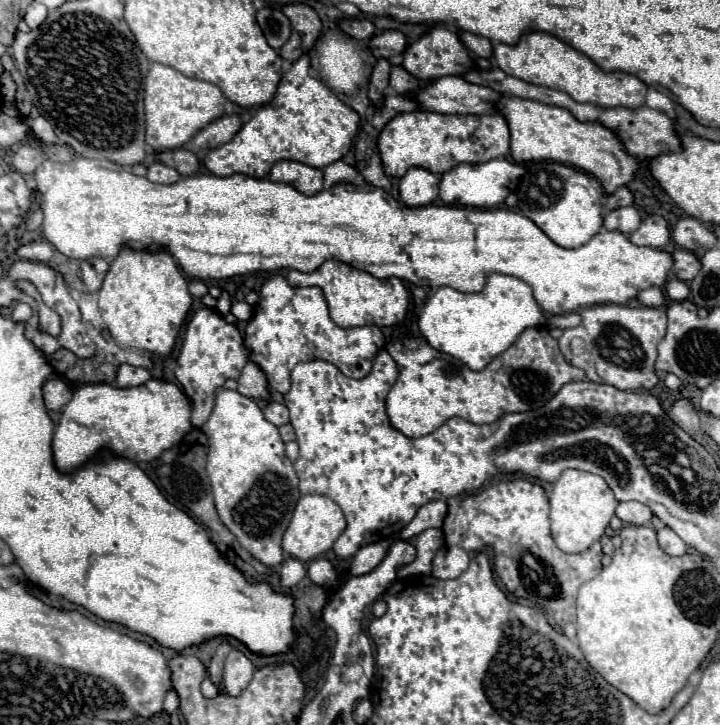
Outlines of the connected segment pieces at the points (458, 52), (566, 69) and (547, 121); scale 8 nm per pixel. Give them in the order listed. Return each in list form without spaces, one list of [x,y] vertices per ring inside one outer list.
[[[433,27],[433,31],[427,31],[417,41],[407,45],[407,49],[403,51],[401,67],[421,81],[433,81],[433,79],[447,77],[447,75],[463,75],[469,69],[473,69],[475,63],[473,63],[473,57],[469,55],[469,51],[459,41],[457,33],[453,33],[445,27]]]
[[[525,31],[515,45],[499,43],[493,47],[493,61],[501,71],[513,75],[521,81],[543,85],[549,89],[565,91],[579,103],[595,103],[601,107],[639,107],[645,103],[647,85],[639,81],[635,75],[623,71],[601,71],[587,55],[569,47],[567,43],[559,41],[551,33],[545,31]]]
[[[501,97],[497,101],[497,111],[509,123],[511,157],[517,163],[549,160],[573,165],[589,175],[595,175],[609,195],[617,187],[627,185],[637,171],[637,161],[627,155],[613,131],[599,123],[581,123],[563,107],[551,107],[531,99]]]

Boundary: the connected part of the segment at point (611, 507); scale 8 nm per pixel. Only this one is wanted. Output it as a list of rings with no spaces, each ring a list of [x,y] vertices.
[[[567,469],[559,481],[553,485],[551,493],[551,535],[557,543],[557,547],[563,553],[583,553],[589,549],[595,541],[599,541],[609,527],[611,517],[615,515],[617,499],[613,491],[607,487],[603,477],[587,473],[587,471],[577,471],[577,469]]]

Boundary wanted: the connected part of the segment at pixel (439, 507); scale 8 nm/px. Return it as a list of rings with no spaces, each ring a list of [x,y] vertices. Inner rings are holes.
[[[431,501],[431,503],[427,503],[427,505],[423,505],[423,507],[417,511],[417,515],[413,517],[413,521],[401,529],[399,539],[409,541],[411,537],[419,535],[421,531],[425,531],[425,529],[429,529],[429,527],[441,529],[445,515],[447,515],[447,503],[445,503],[445,501]]]

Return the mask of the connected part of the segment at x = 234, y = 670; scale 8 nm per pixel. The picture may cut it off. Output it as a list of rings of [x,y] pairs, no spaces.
[[[233,649],[227,659],[225,659],[225,669],[223,669],[223,679],[221,685],[215,685],[209,677],[201,685],[201,693],[207,699],[217,697],[219,693],[227,695],[241,695],[241,691],[249,685],[249,679],[253,677],[253,665],[251,661],[237,649]]]

